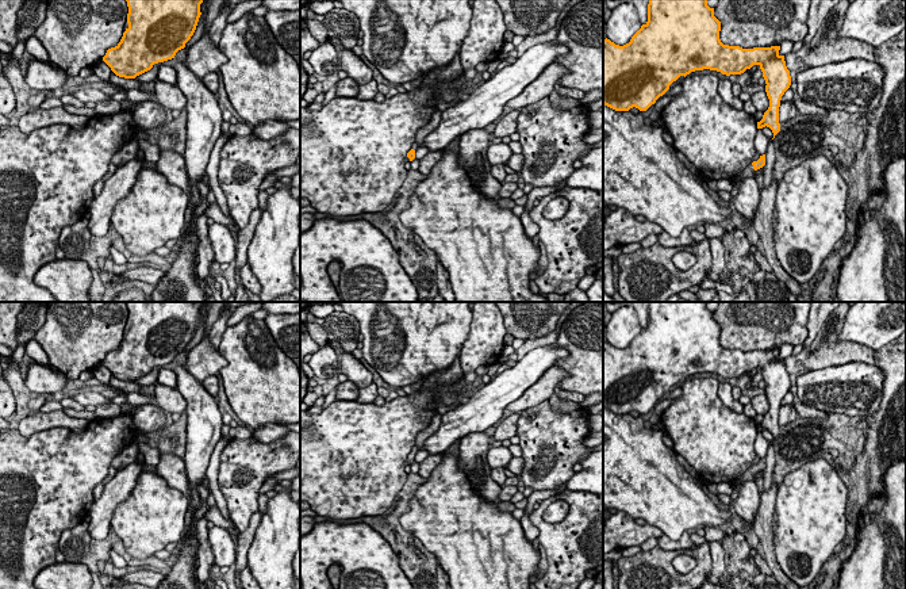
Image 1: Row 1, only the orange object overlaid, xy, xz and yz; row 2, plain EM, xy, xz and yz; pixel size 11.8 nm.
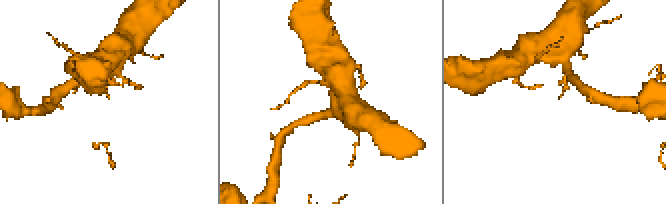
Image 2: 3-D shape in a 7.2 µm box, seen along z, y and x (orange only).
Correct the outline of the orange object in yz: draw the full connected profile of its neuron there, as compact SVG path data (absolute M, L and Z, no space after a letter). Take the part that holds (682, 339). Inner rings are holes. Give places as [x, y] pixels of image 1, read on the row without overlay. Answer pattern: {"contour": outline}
{"contour": "M649 302L648 325L631 340L630 345L619 349L610 343L603 343L603 408L615 414L629 414L636 410L646 414L663 399L669 389L680 379L695 374L717 374L722 378L741 378L753 368L759 368L765 383L765 395L769 410L757 432L769 431L775 439L780 435L779 410L784 395L791 389L790 374L786 370L784 359L779 357L780 349L742 352L740 349L723 348L719 343L721 325L714 320L714 311L707 309L707 302Z"}

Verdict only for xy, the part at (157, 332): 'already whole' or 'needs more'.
already whole

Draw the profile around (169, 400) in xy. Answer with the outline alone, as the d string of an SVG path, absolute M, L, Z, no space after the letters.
M154 383L154 398L157 405L166 413L185 413L187 401L177 390L177 387L169 387L162 383Z

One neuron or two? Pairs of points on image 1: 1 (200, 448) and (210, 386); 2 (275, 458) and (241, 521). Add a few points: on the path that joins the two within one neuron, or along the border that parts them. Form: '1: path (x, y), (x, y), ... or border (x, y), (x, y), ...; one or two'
1: border (200, 382), (215, 398); two
2: path (258, 474), (242, 490), (242, 505); one

